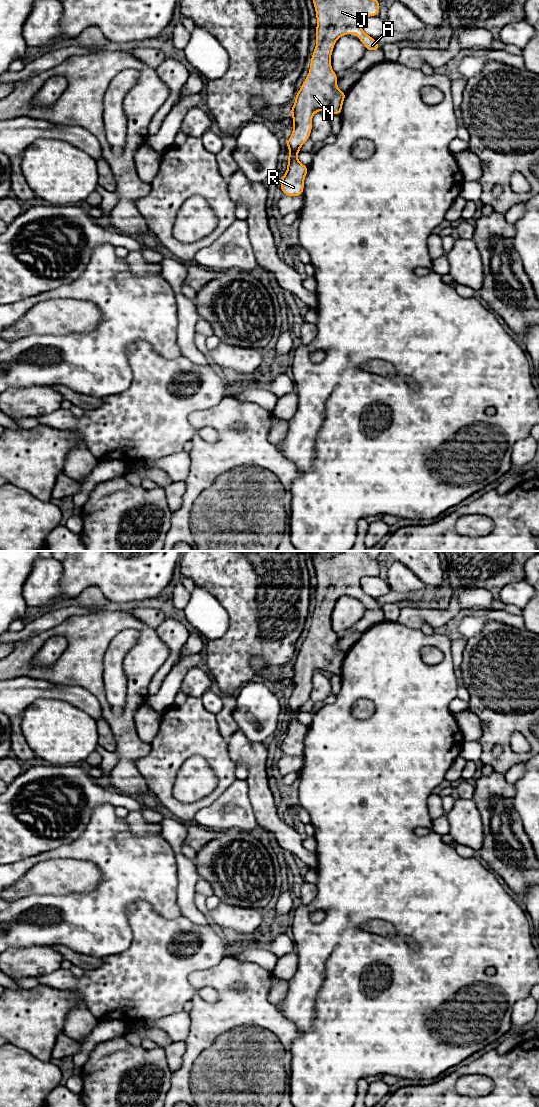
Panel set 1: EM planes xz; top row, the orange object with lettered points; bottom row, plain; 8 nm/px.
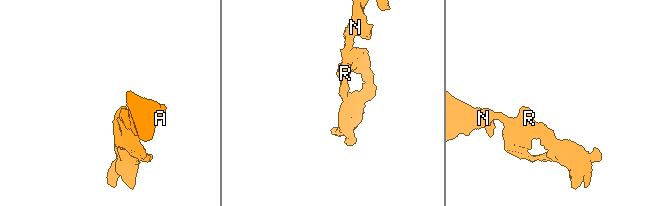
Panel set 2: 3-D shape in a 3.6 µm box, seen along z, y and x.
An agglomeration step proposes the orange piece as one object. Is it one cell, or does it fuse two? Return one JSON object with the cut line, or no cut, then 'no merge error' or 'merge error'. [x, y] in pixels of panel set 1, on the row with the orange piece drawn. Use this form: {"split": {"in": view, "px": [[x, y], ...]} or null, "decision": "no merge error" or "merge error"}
{"split": null, "decision": "no merge error"}

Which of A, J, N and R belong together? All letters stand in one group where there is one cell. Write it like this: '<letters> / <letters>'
A J N R

